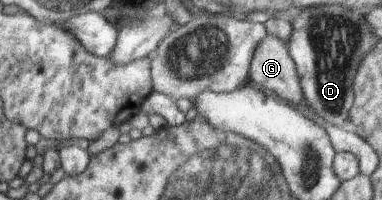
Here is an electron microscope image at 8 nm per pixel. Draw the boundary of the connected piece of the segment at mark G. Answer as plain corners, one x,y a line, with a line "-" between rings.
267,34
262,37
250,57
248,82
259,89
272,91
282,102
306,103
300,93
300,76
289,54
287,43

